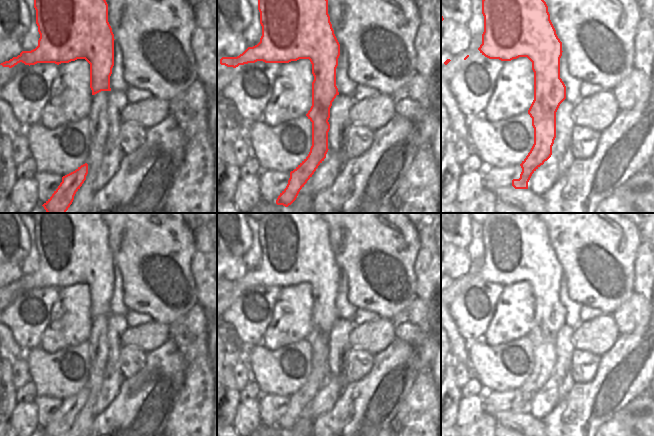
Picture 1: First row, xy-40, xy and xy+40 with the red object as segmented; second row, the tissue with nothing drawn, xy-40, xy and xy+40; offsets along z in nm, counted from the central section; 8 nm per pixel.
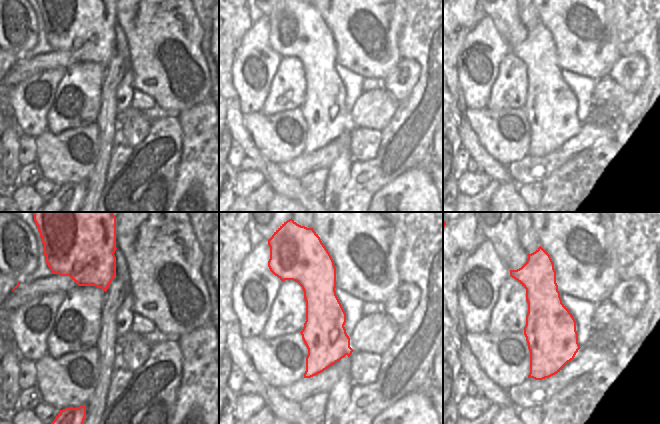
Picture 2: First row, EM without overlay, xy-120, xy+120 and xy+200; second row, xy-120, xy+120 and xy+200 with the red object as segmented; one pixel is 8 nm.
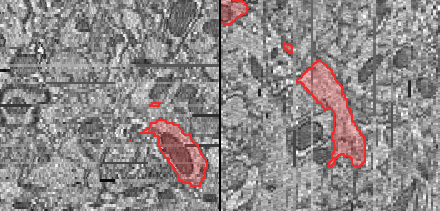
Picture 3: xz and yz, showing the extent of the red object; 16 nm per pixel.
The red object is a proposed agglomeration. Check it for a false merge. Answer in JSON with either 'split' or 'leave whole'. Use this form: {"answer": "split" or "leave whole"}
{"answer": "leave whole"}

